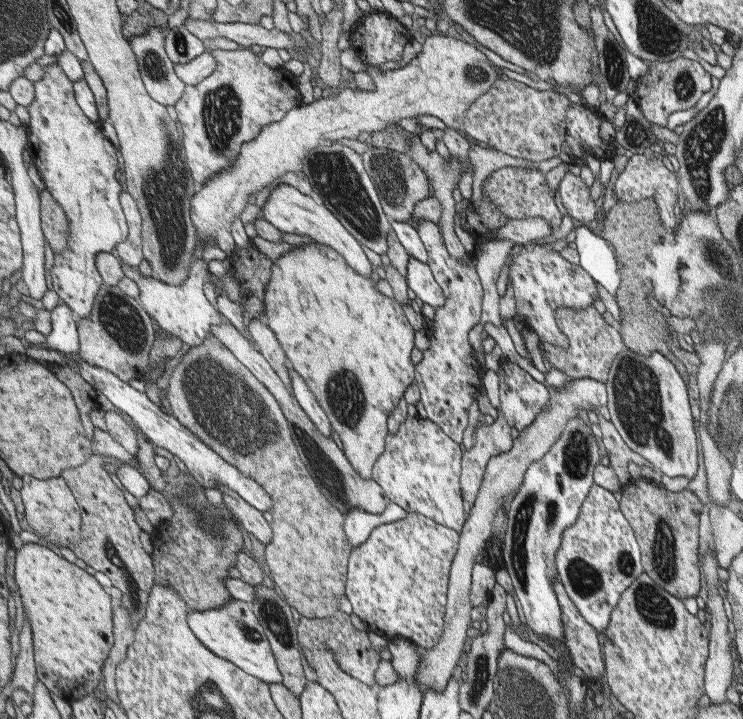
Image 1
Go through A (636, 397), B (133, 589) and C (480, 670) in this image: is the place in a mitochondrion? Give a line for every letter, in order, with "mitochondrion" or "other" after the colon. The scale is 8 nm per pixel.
A: mitochondrion
B: other
C: mitochondrion

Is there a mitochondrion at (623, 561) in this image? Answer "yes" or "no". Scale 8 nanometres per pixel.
yes

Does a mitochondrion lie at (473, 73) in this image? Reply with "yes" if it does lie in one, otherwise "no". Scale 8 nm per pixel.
yes

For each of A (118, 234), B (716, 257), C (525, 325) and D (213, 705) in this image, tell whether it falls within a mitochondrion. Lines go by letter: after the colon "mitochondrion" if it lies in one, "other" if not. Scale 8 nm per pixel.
A: other
B: mitochondrion
C: other
D: mitochondrion

